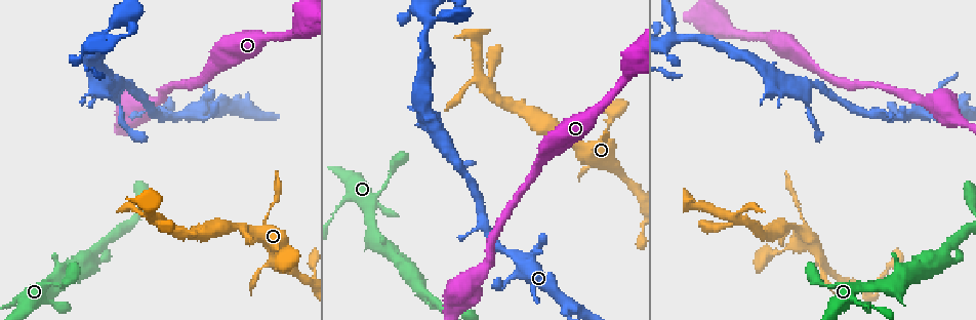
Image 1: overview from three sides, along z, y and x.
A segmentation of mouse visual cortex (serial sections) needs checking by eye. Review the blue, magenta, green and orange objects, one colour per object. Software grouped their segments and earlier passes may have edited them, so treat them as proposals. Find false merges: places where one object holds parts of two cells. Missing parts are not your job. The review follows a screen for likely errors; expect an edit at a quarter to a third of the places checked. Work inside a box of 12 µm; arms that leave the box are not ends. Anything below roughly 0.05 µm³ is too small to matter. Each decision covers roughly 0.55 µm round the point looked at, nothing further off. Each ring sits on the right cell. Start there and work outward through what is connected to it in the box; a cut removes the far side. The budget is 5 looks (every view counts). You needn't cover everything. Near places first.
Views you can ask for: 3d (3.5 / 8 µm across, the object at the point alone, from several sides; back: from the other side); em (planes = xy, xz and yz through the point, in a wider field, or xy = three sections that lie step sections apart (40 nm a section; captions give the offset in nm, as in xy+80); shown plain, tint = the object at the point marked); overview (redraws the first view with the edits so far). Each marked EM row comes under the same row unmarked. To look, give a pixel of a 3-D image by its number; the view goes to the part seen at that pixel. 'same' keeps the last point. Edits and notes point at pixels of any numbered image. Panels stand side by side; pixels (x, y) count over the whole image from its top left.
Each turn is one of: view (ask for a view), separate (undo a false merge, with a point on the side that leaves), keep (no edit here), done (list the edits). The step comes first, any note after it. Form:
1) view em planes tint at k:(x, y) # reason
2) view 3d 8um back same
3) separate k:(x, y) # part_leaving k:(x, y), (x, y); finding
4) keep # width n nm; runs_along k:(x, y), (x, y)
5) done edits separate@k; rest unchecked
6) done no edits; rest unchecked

view em xy step 3 tint at 1:(806, 82) # three-way junction

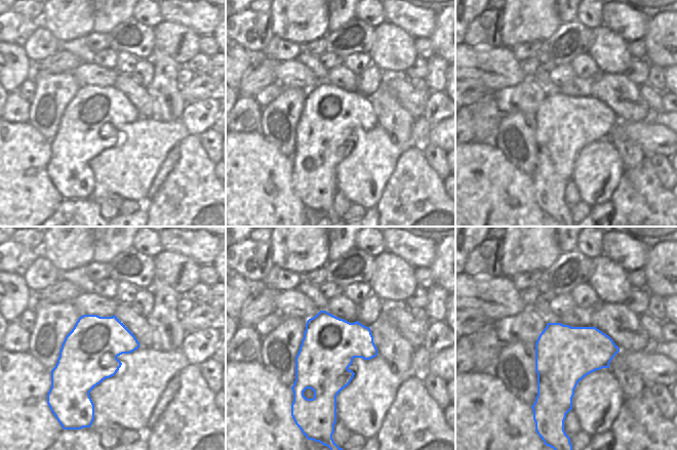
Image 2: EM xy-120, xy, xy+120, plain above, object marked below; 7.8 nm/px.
view 3d 3.5um same

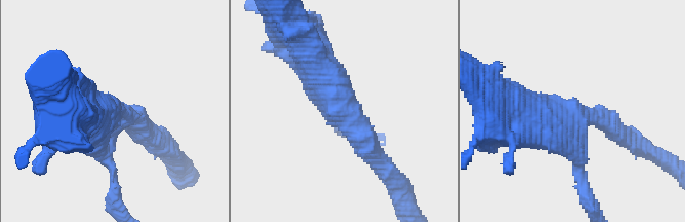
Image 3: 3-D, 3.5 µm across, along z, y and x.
keep # width 440 nm; runs_along 3:(383, 162), (338, 113), (313, 58); continuous, no second cell

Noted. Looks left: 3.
view 3d 8um back at 1:(498, 288) # abrupt turn

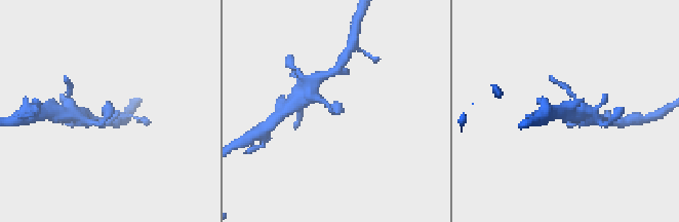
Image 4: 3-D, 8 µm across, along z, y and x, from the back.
view 3d 3.5um at 4:(567, 123)

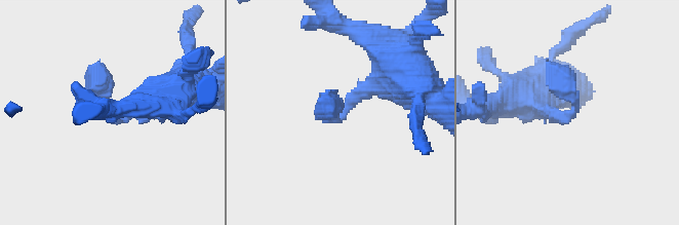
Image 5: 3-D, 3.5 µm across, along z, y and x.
view em xy step 3 tint at 5:(334, 118) # need the tissue

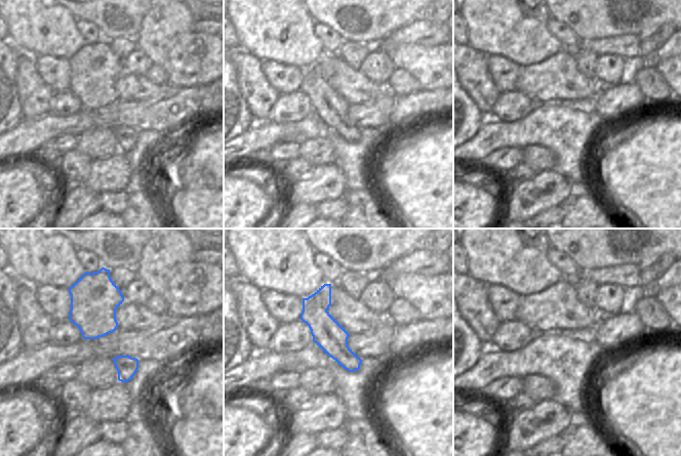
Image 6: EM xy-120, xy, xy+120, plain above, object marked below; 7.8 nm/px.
keep # runs_along 6:(326, 286), (322, 325), (352, 369); all the same cell

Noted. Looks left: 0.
done no edits; rest unchecked

